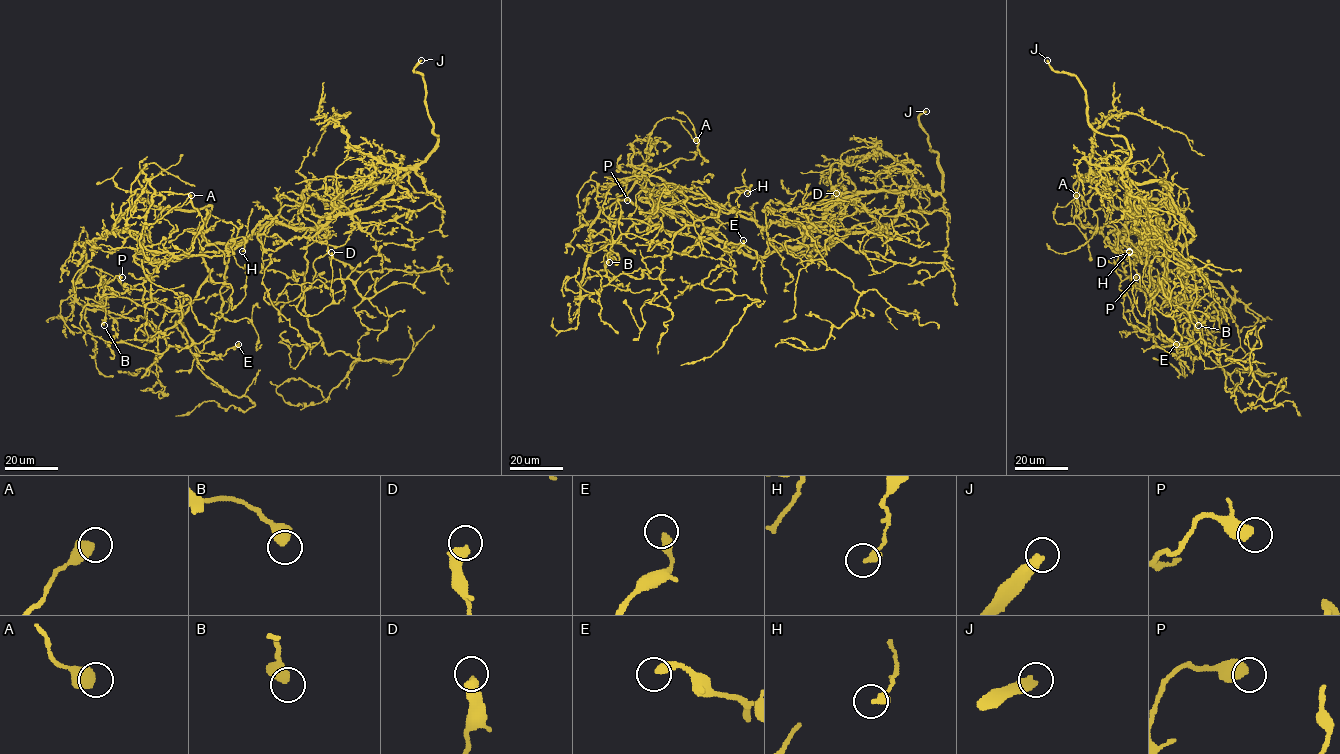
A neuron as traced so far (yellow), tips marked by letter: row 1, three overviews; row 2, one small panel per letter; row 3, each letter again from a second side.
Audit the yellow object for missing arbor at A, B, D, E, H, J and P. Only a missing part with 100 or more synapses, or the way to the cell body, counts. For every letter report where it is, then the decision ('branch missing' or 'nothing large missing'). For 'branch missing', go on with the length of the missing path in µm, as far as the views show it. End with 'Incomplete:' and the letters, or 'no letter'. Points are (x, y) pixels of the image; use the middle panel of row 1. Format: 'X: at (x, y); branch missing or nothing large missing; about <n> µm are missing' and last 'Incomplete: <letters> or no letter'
A: at (696, 140); nothing large missing
B: at (609, 262); nothing large missing
D: at (836, 193); nothing large missing
E: at (743, 240); nothing large missing
H: at (747, 193); nothing large missing
J: at (926, 111); branch missing; about 60 µm are missing
P: at (627, 200); nothing large missing
Incomplete: J

